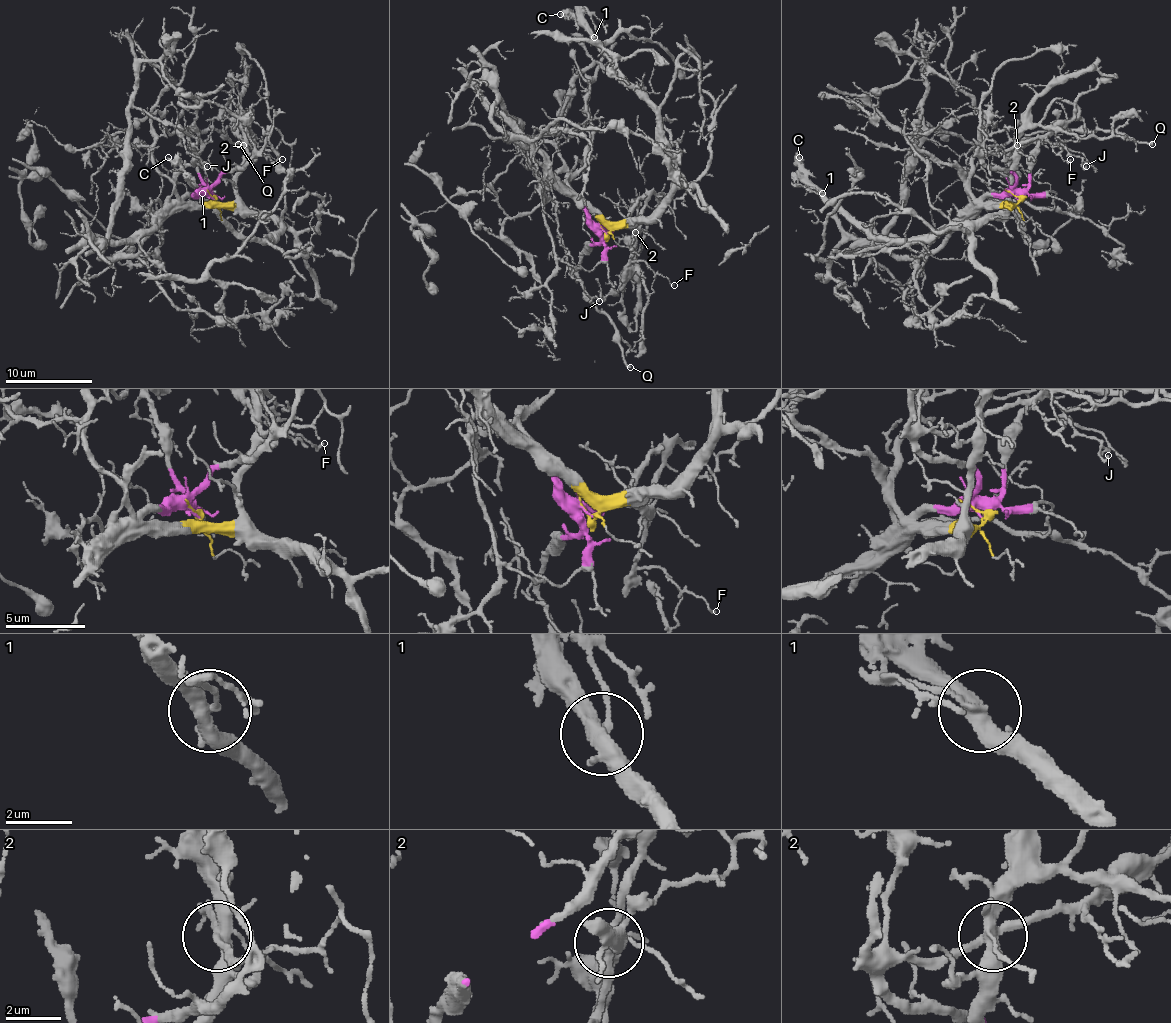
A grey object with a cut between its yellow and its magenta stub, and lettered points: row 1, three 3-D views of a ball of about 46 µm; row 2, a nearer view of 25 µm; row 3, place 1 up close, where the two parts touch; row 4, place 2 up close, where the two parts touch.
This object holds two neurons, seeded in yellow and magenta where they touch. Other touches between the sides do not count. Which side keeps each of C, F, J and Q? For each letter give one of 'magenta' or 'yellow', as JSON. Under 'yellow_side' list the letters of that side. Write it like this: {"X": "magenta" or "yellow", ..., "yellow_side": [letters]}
{"C": "yellow", "F": "magenta", "J": "magenta", "Q": "magenta", "yellow_side": ["C"]}

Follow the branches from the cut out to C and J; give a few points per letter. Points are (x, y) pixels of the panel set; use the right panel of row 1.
C: (1016, 195), (1016, 204), (992, 213), (979, 224), (944, 226), (927, 237), (875, 239), (807, 178), (798, 156)
J: (1016, 195), (1029, 182), (1031, 152), (1051, 135), (1081, 159), (1083, 167), (1085, 165)

